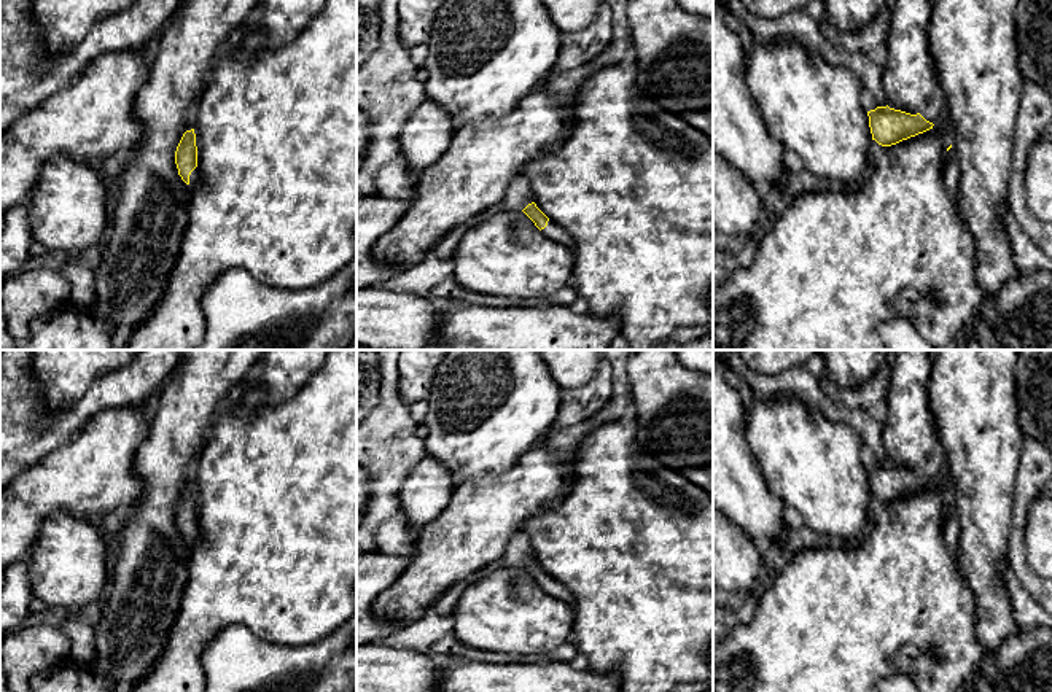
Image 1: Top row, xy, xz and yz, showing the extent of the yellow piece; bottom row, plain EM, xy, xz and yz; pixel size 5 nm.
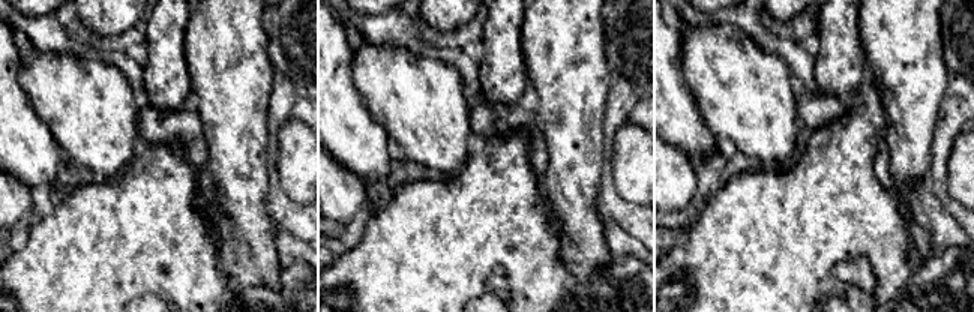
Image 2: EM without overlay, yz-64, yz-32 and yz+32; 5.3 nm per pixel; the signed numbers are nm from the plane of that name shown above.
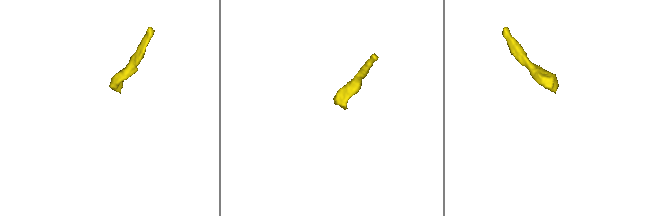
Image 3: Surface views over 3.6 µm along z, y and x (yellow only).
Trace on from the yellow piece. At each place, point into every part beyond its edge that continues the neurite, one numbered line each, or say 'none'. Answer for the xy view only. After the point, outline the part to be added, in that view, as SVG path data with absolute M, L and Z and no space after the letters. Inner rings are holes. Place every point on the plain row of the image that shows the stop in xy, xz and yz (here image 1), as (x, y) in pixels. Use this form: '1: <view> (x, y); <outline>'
1: xy (196, 532); M197 522L193 528L191 528L191 531L189 531L189 544L191 546L194 546L194 544L197 544L199 541L202 541L202 528L201 528L201 523Z

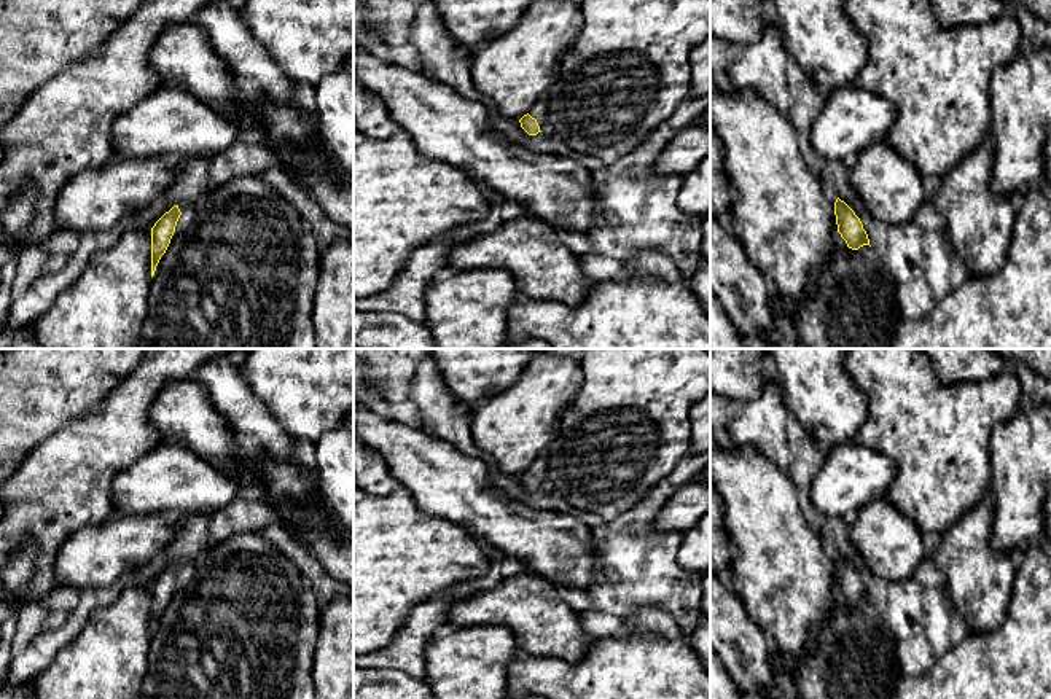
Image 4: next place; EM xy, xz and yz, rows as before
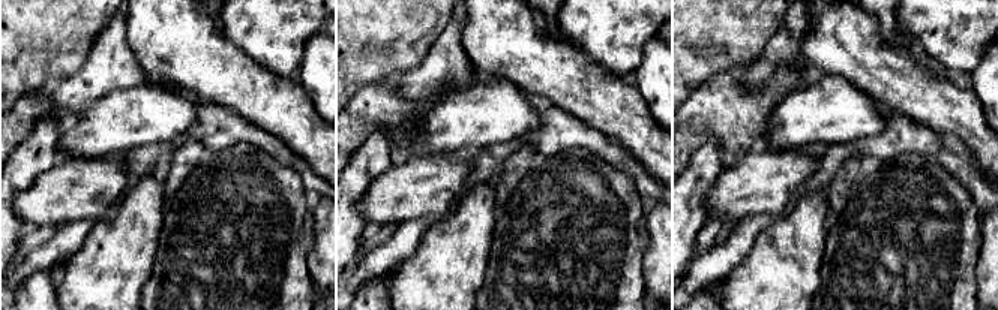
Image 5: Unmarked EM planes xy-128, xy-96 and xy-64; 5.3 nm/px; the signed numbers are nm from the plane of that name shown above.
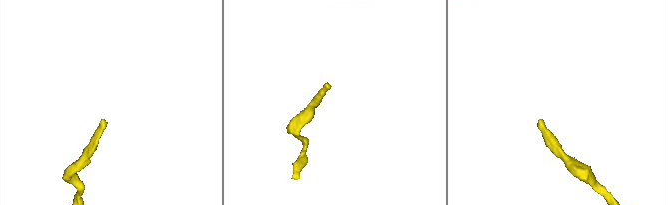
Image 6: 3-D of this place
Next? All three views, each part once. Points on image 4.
1: xz (539, 467); M545 452L529 467L529 471L537 476L540 487L543 487L546 478L546 457Z

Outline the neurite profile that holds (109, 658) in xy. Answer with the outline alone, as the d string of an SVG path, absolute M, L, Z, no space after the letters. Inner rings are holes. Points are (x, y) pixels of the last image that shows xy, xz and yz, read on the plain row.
M151 584L124 589L115 602L89 615L83 631L29 683L30 689L37 699L140 699L151 635Z

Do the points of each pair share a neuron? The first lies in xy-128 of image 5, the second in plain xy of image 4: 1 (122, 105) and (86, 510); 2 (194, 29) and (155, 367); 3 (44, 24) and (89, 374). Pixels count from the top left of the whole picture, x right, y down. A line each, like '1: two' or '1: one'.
1: two
2: two
3: one

